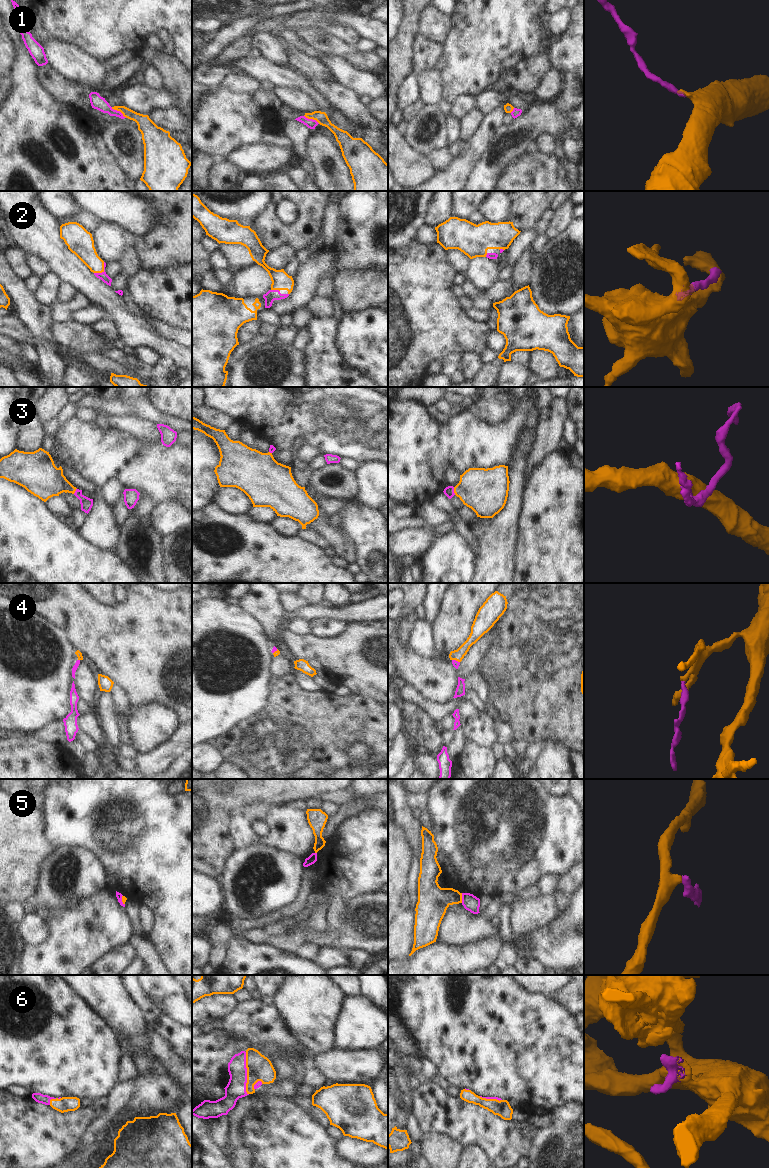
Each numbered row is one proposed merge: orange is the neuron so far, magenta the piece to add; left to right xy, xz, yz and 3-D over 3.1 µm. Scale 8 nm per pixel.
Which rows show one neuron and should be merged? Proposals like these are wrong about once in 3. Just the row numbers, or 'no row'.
1, 2, 3, 4, 6

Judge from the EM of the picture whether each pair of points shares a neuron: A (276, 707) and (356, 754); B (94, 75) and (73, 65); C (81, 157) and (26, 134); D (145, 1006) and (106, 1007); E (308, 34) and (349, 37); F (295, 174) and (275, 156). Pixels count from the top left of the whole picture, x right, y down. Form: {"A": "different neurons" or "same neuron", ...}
{"A": "different neurons", "B": "same neuron", "C": "same neuron", "D": "different neurons", "E": "different neurons", "F": "different neurons"}

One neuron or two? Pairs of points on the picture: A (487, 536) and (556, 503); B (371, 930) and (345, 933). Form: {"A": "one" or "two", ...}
{"A": "two", "B": "one"}

